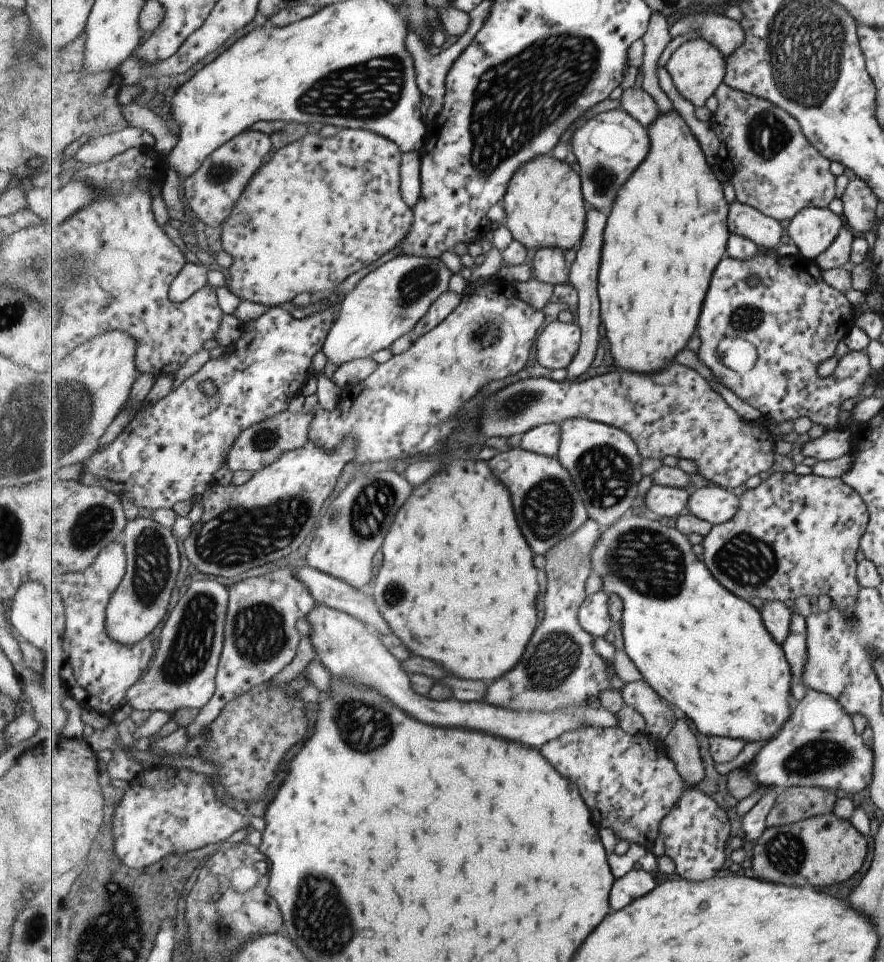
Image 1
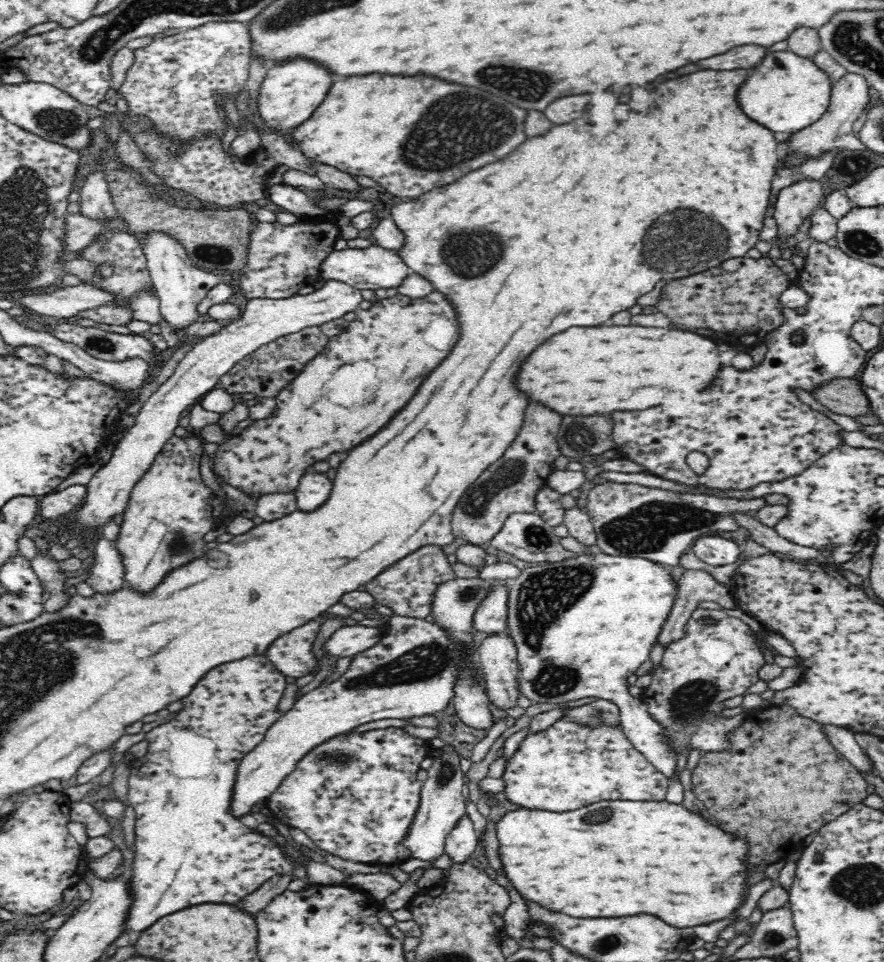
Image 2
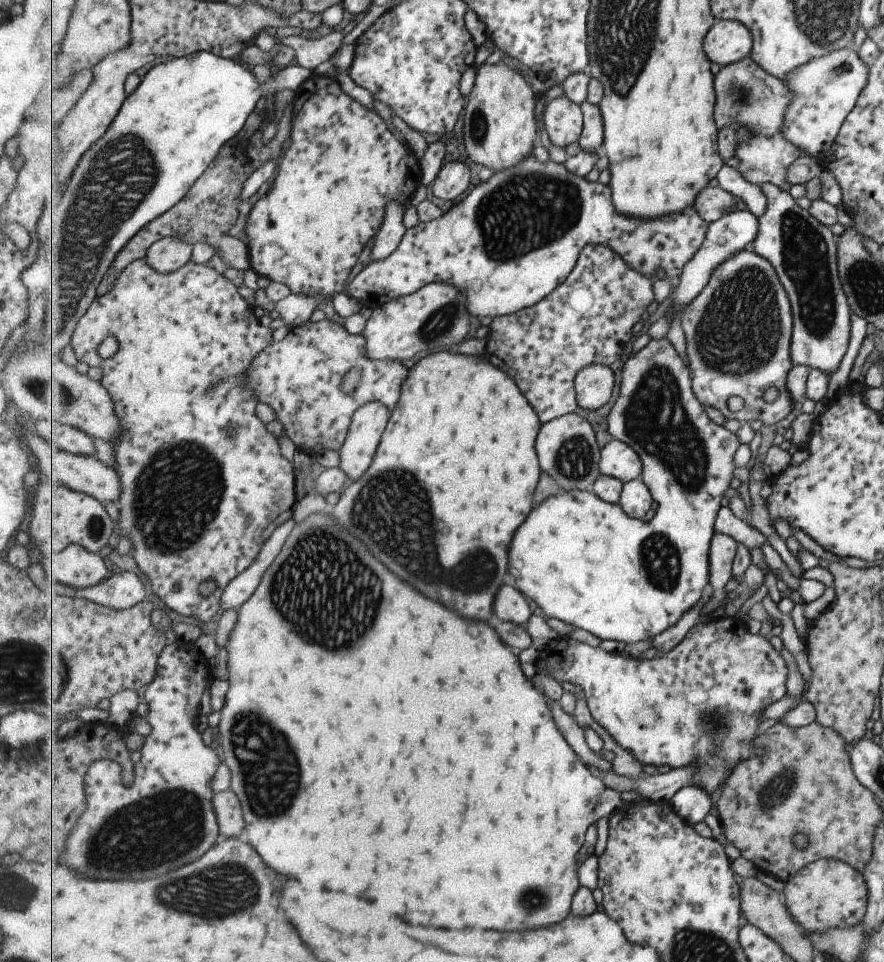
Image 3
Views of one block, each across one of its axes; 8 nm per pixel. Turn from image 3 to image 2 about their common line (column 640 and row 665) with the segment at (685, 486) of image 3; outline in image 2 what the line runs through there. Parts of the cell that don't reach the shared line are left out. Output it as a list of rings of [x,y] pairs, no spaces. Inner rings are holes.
[[[606,553],[594,554],[592,556],[580,554],[576,558],[562,560],[561,562],[546,562],[532,564],[529,568],[521,570],[521,573],[508,582],[507,596],[507,631],[516,647],[517,661],[520,664],[520,688],[526,698],[532,702],[546,702],[546,704],[566,704],[574,700],[584,700],[584,698],[600,698],[616,703],[620,707],[620,719],[622,719],[623,733],[631,740],[631,743],[646,759],[648,759],[660,772],[664,773],[670,780],[676,770],[676,757],[670,751],[667,742],[661,738],[661,728],[654,722],[647,711],[647,706],[638,698],[630,694],[628,688],[629,677],[636,674],[636,670],[649,660],[651,650],[657,644],[660,632],[668,612],[677,595],[677,586],[669,577],[668,567],[660,565],[645,558],[628,556],[610,556]],[[393,615],[390,618],[390,621],[387,623],[387,634],[384,639],[381,640],[379,644],[376,644],[373,648],[366,650],[366,652],[362,652],[354,656],[352,661],[350,662],[350,666],[342,677],[338,680],[328,684],[328,686],[320,686],[311,692],[306,693],[297,698],[296,702],[292,706],[292,708],[284,713],[284,716],[277,720],[273,726],[268,728],[266,732],[266,736],[264,740],[254,750],[252,750],[243,760],[240,762],[238,766],[237,779],[235,785],[233,786],[233,793],[230,801],[229,813],[236,819],[242,818],[242,816],[246,816],[246,814],[251,814],[252,810],[254,810],[254,806],[256,804],[266,803],[266,800],[274,794],[274,791],[278,790],[278,787],[281,786],[284,779],[289,774],[292,774],[294,770],[296,770],[298,766],[298,762],[302,761],[302,758],[305,758],[310,752],[313,752],[317,747],[320,747],[328,740],[333,740],[336,736],[340,736],[345,733],[349,733],[360,724],[366,724],[366,722],[372,722],[373,720],[384,720],[384,718],[412,718],[419,717],[424,715],[435,714],[436,712],[442,712],[446,709],[448,703],[453,697],[454,692],[454,682],[456,682],[455,666],[460,658],[460,647],[458,645],[452,645],[452,641],[446,637],[446,633],[442,633],[436,625],[431,624],[431,622],[426,621],[424,619],[410,619],[405,617],[398,617]]]

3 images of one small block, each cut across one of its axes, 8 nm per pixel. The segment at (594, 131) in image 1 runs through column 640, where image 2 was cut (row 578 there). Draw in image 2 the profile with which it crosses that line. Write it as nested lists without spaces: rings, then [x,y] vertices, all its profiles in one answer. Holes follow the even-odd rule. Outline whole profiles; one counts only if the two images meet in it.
[[[190,431],[188,437],[172,436],[166,442],[162,452],[157,454],[152,466],[146,474],[133,486],[130,498],[122,512],[122,524],[118,538],[113,541],[113,548],[118,551],[123,564],[123,582],[138,594],[154,592],[164,578],[188,562],[194,562],[206,554],[204,536],[212,530],[222,518],[221,500],[202,480],[200,475],[200,458],[204,452],[204,444]]]

